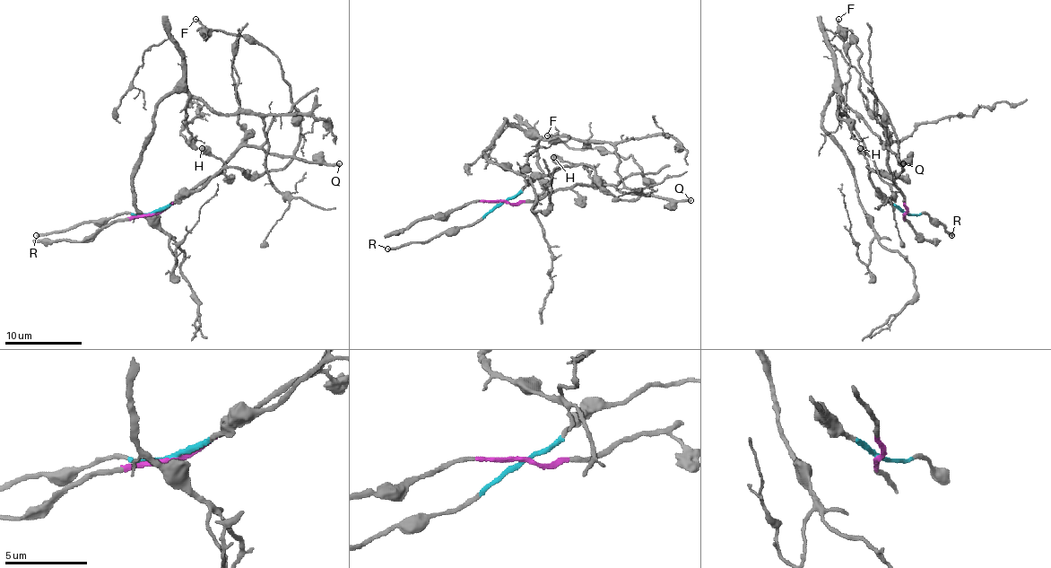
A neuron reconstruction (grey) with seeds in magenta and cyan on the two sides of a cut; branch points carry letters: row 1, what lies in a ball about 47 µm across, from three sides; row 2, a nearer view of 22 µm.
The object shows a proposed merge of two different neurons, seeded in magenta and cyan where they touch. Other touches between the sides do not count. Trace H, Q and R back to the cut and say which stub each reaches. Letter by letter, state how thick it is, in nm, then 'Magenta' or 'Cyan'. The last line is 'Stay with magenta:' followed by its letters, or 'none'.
H: Thickness 800 nm. Cyan
Q: Thickness 260 nm. Magenta
R: Thickness 240 nm. Cyan
Stay with magenta: Q

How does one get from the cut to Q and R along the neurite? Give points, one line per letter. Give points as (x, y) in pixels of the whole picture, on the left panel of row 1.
Q: (153, 214), (186, 197), (243, 145), (261, 145), (268, 153), (299, 157), (317, 162), (340, 162)
R: (152, 214), (122, 213), (36, 236)

